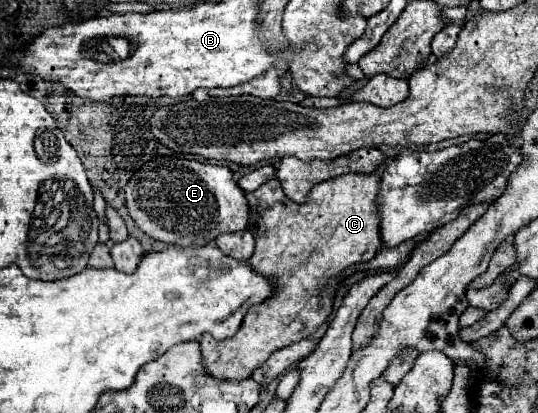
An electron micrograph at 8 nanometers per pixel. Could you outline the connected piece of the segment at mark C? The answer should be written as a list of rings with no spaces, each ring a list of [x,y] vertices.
[[[348,173],[324,183],[318,183],[312,193],[308,195],[308,201],[304,205],[292,203],[278,179],[266,181],[260,185],[260,189],[246,193],[246,199],[250,203],[250,223],[248,231],[256,239],[254,255],[248,259],[250,267],[258,271],[260,275],[268,277],[274,283],[274,293],[270,299],[250,307],[246,313],[238,333],[230,339],[216,341],[212,335],[204,335],[200,341],[202,351],[202,369],[208,375],[216,375],[218,379],[248,379],[254,369],[258,369],[274,351],[294,345],[306,337],[310,337],[332,313],[332,301],[336,295],[336,287],[342,279],[344,269],[370,261],[378,249],[382,247],[380,233],[378,233],[378,209],[376,209],[376,197],[380,191],[380,175],[358,175]]]

